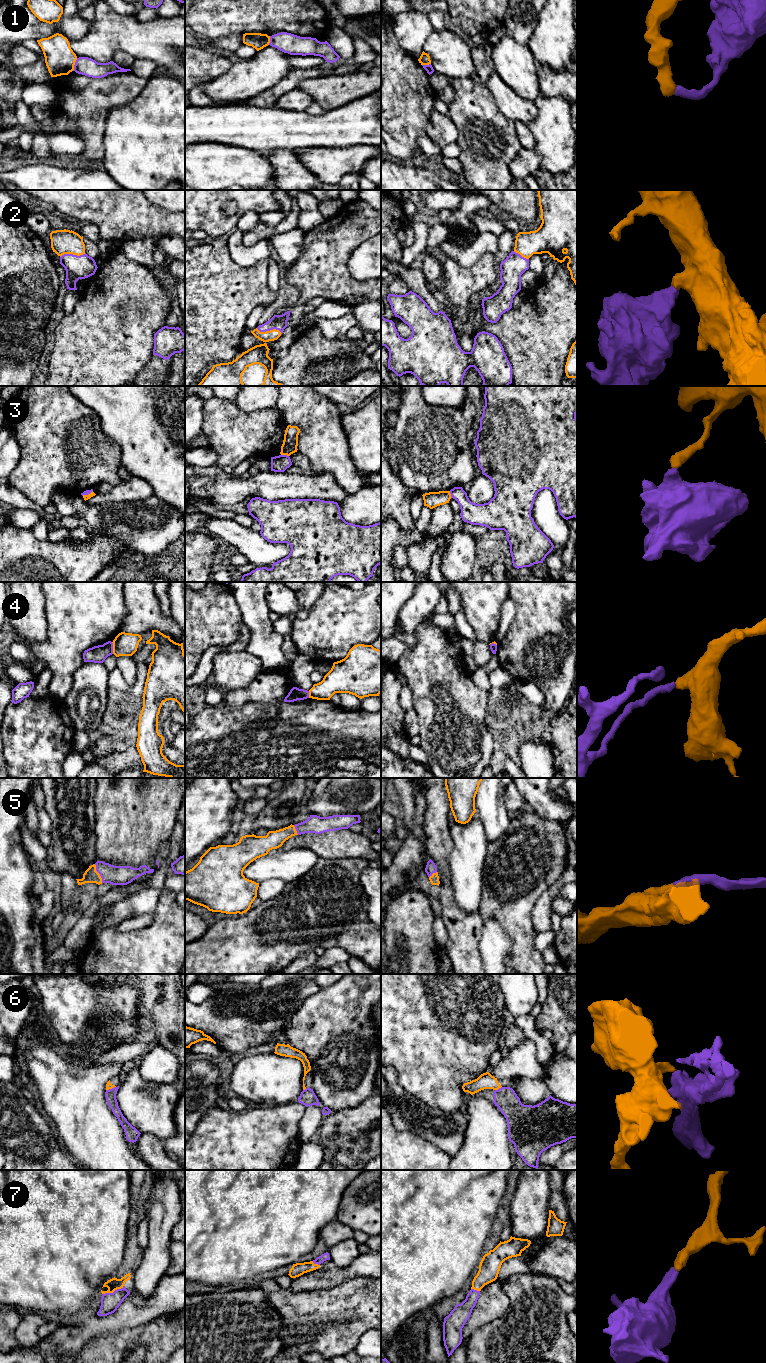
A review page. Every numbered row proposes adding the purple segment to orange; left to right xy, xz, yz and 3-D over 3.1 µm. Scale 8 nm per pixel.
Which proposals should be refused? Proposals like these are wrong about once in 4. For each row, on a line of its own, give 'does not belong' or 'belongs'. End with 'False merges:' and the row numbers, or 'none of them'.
1: does not belong
2: belongs
3: does not belong
4: does not belong
5: belongs
6: belongs
7: belongs
False merges: 1, 3, 4

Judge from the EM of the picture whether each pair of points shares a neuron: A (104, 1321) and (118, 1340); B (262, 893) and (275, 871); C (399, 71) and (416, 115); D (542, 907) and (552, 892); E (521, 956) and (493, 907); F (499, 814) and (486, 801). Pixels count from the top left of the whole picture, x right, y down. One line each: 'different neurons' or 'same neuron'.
A: different neurons
B: different neurons
C: same neuron
D: same neuron
E: same neuron
F: same neuron

